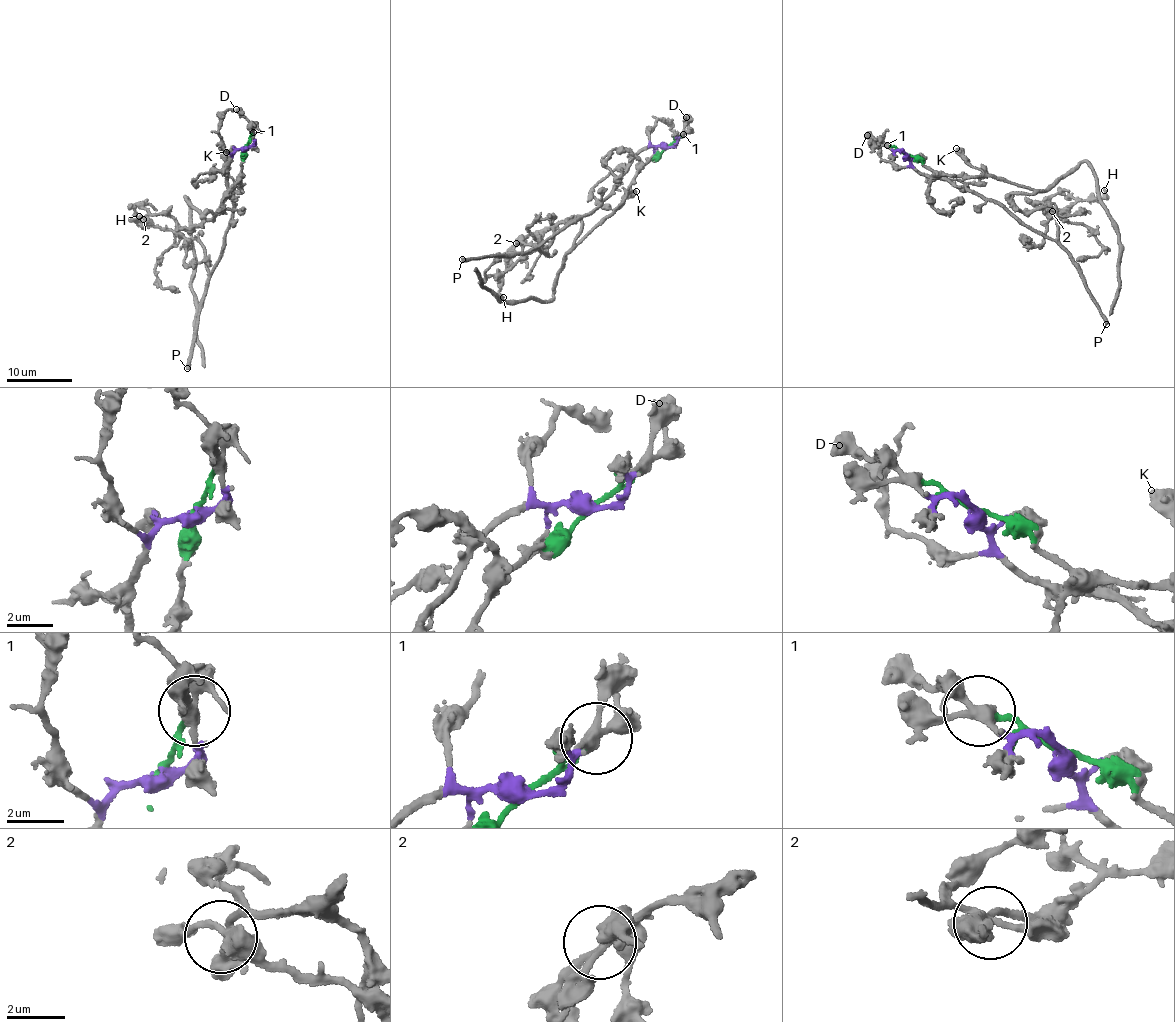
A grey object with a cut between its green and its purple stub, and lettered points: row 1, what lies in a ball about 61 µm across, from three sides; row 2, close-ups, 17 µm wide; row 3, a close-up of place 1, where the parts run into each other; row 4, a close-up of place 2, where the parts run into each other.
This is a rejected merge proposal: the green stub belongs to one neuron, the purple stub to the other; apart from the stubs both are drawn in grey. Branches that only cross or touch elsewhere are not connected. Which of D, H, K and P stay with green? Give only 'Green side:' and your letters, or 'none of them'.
Green side: K

